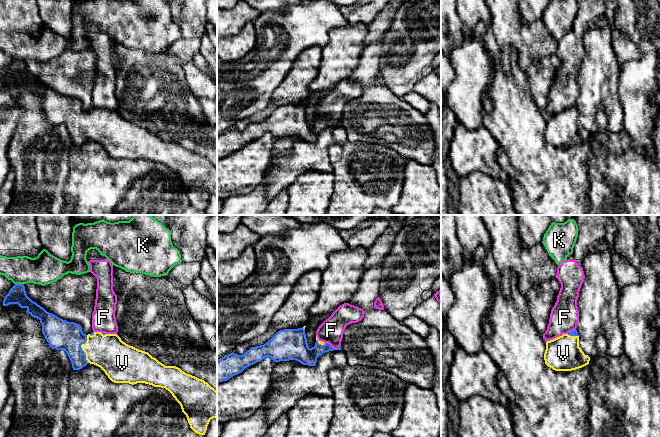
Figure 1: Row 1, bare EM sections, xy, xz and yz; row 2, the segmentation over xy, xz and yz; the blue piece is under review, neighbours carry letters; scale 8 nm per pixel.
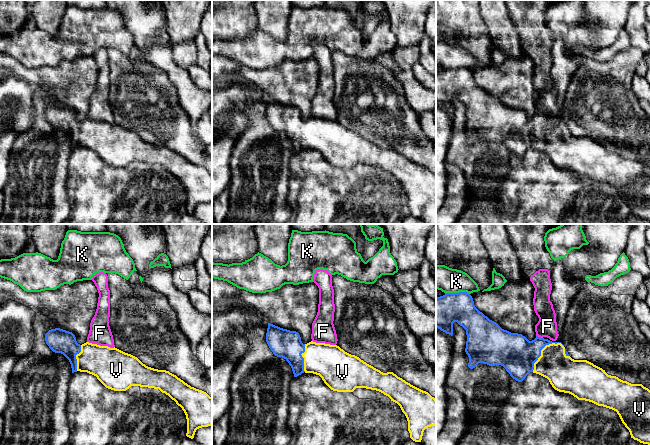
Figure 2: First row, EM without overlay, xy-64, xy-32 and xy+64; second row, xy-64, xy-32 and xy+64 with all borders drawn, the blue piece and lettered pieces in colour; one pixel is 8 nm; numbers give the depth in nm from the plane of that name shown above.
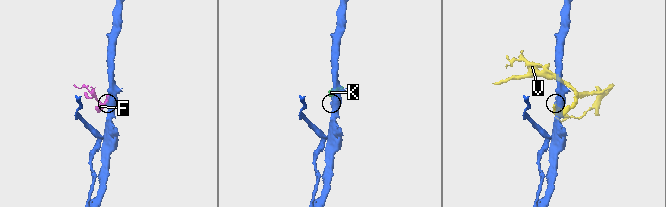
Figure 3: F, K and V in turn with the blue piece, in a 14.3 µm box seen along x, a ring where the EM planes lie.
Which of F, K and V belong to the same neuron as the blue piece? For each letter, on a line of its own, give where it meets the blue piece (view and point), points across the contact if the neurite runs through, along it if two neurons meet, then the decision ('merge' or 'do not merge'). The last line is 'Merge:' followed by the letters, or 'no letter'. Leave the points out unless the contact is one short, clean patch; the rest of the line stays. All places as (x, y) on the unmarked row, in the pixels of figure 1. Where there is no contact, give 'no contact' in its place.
F: xz (332, 123) | along xz (325, 119), (328, 119), (335, 125), (340, 121) | do not merge
K: xy (19, 60) | do not merge
V: xy (81, 124) | merge
Merge: V

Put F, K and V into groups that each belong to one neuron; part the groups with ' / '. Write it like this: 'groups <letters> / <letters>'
groups F K / V

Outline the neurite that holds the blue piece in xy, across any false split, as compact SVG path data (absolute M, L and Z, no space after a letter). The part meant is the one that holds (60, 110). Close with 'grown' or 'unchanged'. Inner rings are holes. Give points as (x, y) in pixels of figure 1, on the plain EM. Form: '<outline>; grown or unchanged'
M15 60L3 82L18 80L40 96L42 109L52 125L64 126L73 146L88 139L100 143L114 159L145 159L168 166L180 180L190 204L205 211L211 195L217 194L217 167L207 158L176 142L165 142L148 128L123 118L117 110L84 110L80 100L47 88L26 70L24 60Z; grown

